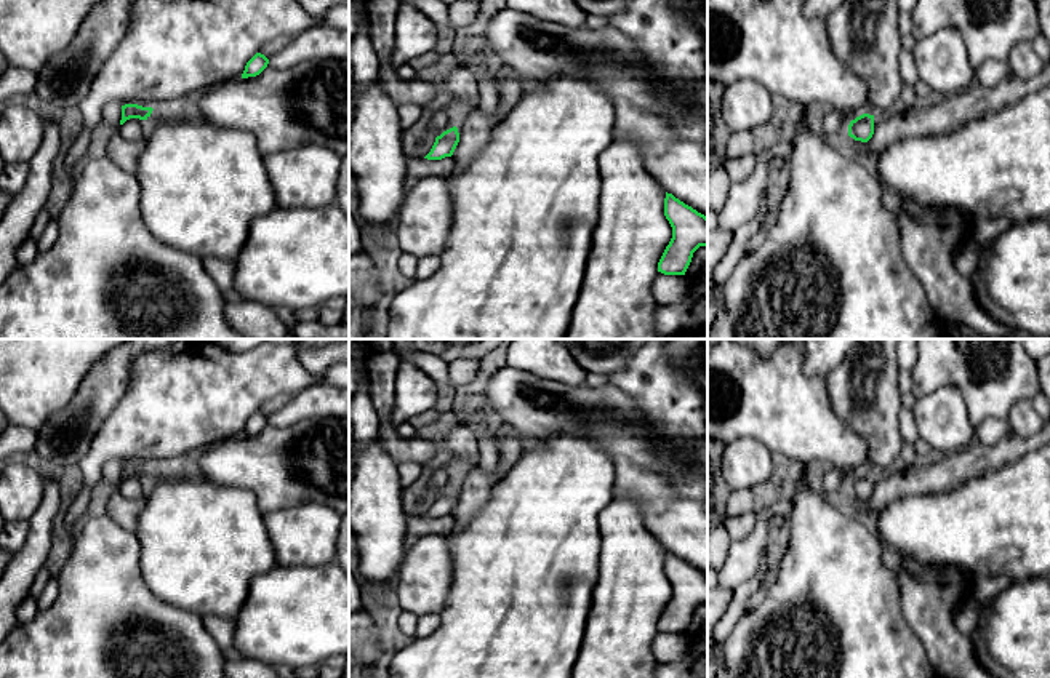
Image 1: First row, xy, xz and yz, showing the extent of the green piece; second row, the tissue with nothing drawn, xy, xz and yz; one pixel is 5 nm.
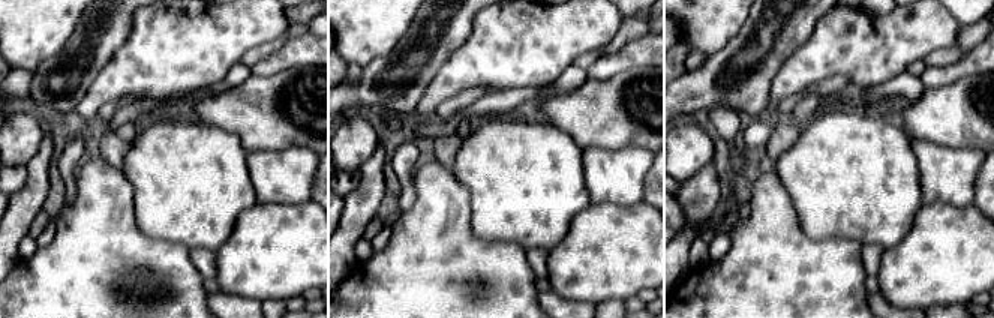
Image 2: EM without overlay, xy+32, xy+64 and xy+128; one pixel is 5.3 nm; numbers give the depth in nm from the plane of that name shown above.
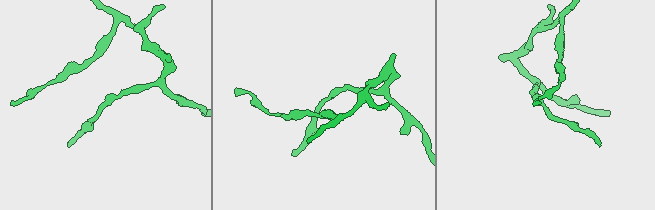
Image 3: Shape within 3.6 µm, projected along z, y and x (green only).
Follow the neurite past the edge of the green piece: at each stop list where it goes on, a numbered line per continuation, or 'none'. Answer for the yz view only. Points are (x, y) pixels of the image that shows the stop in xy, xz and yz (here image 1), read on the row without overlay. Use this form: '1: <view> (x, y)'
none

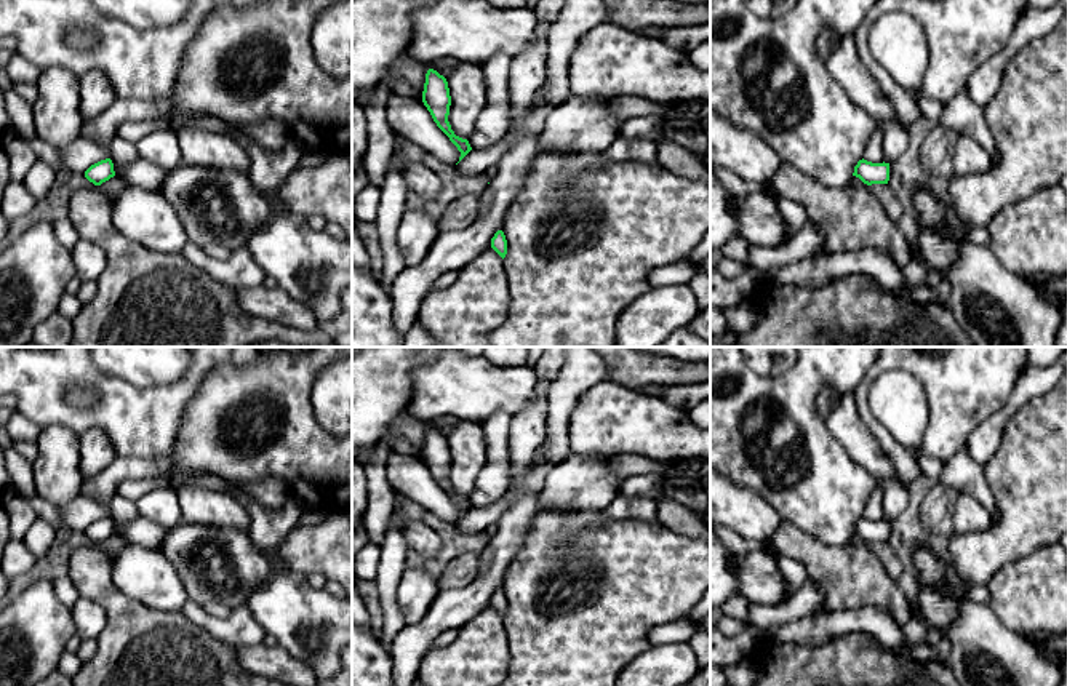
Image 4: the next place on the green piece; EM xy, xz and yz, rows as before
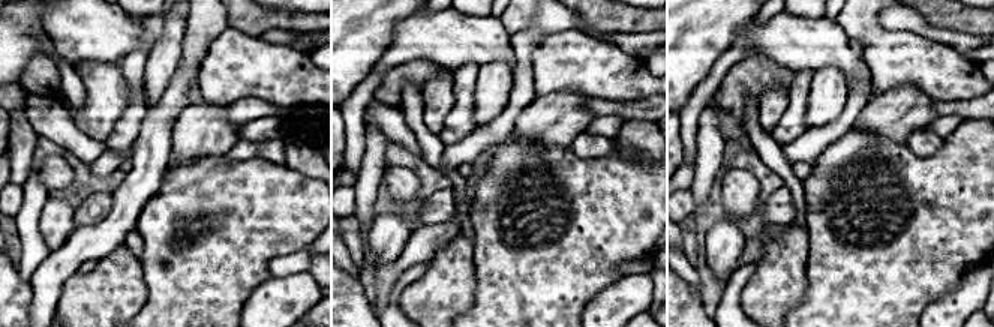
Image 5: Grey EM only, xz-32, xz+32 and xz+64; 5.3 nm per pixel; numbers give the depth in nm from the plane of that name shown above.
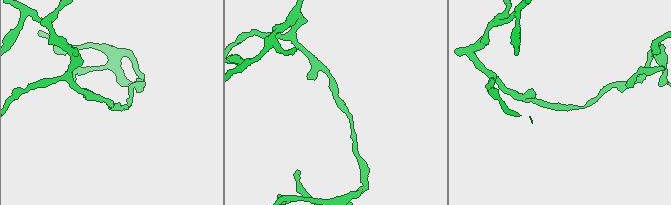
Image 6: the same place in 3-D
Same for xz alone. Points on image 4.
none

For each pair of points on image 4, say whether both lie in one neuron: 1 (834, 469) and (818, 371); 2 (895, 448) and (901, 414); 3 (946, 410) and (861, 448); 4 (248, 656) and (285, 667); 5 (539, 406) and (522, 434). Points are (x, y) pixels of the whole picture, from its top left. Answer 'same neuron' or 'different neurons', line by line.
1: same neuron
2: different neurons
3: different neurons
4: same neuron
5: same neuron

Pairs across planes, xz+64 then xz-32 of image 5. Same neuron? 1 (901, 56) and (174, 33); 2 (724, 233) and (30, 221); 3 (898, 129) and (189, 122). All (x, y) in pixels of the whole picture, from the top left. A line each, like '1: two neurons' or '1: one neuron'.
1: two neurons
2: two neurons
3: one neuron

